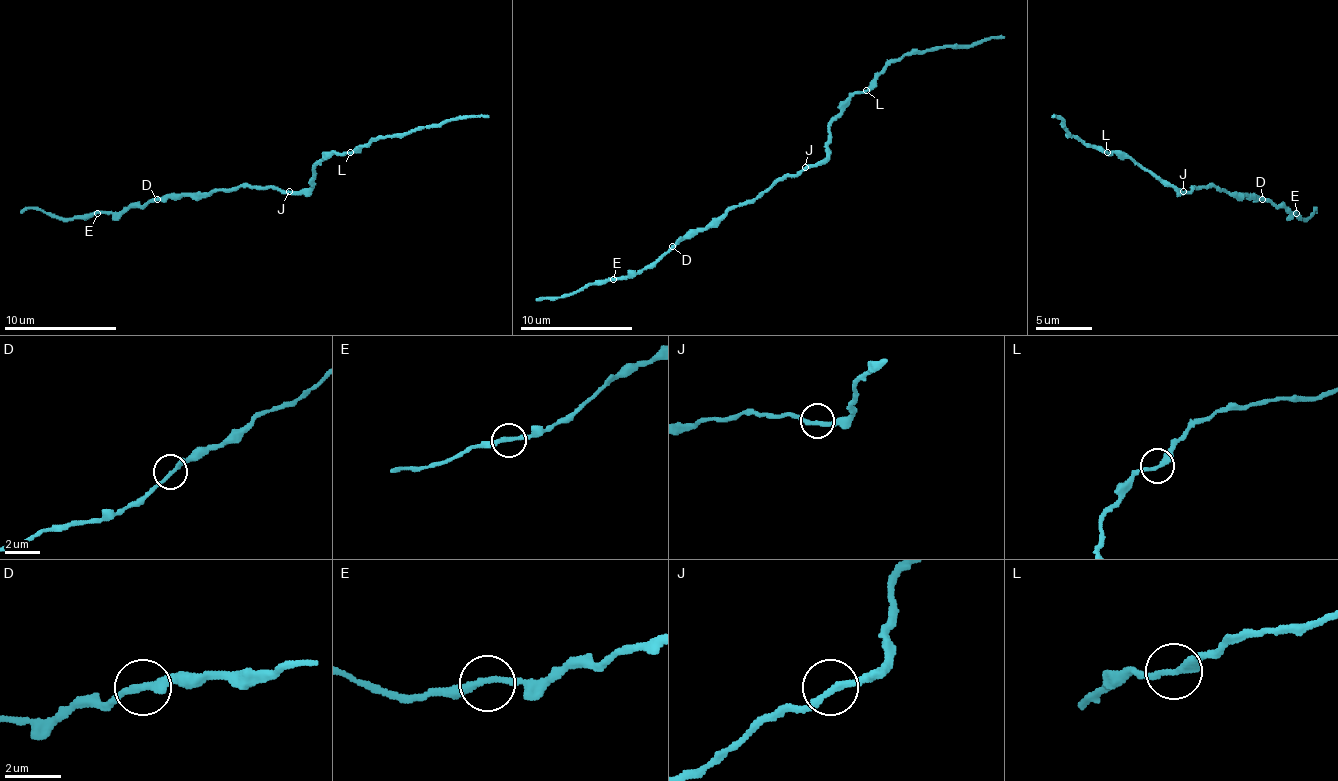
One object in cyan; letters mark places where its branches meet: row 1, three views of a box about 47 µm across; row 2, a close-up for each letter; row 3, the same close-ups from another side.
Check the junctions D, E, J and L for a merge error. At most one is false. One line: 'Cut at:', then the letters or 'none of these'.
Cut at: L

